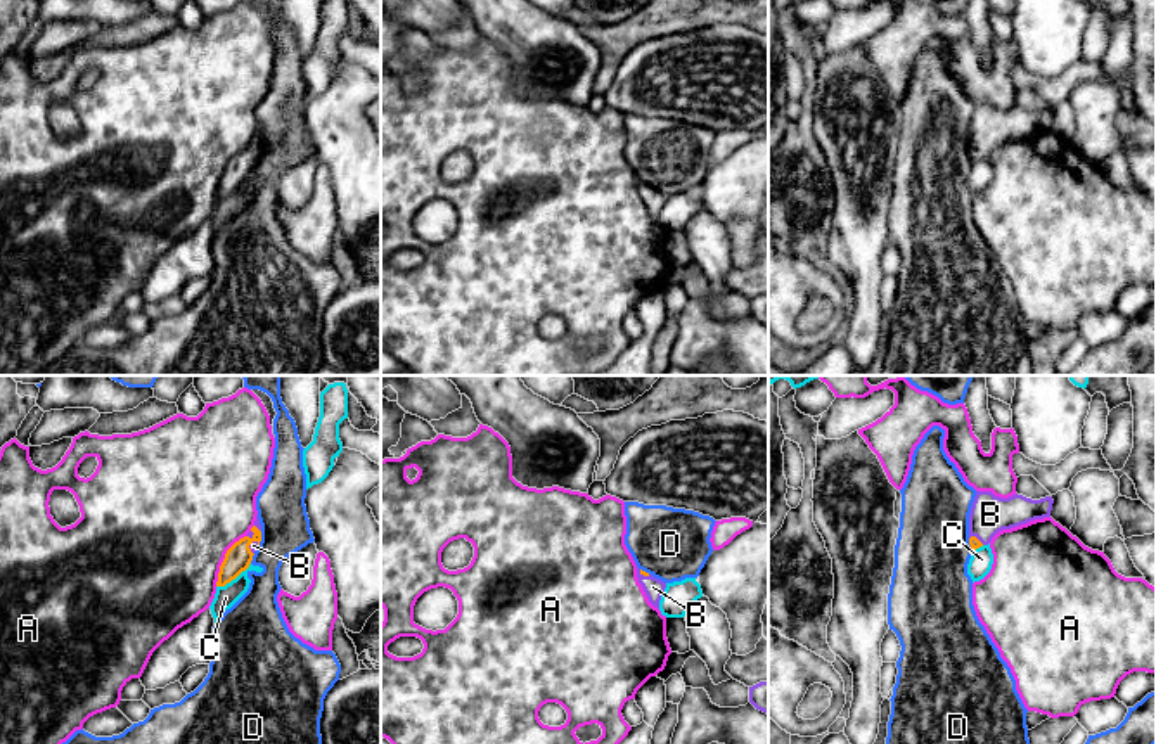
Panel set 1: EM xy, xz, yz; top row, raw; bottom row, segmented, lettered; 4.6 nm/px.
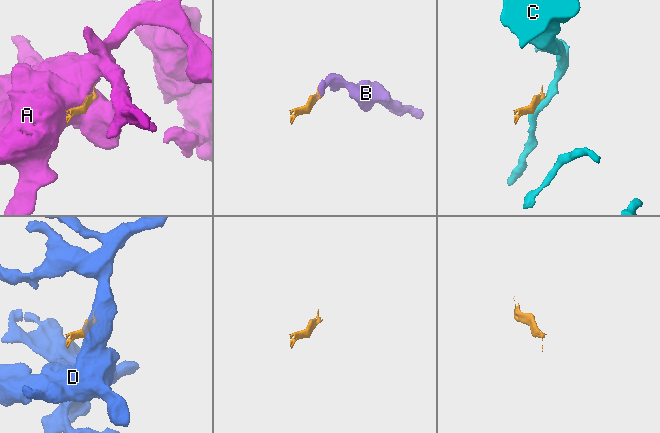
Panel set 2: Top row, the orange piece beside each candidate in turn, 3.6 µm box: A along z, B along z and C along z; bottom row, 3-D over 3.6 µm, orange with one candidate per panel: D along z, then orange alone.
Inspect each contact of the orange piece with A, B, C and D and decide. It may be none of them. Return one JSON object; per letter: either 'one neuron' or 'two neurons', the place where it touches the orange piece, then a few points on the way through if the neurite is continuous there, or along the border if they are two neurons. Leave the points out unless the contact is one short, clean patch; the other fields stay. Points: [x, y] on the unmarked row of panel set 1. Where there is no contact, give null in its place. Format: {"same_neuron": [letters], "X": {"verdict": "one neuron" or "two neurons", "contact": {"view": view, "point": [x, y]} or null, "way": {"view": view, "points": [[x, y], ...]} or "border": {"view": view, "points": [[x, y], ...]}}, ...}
{"same_neuron": ["B"], "A": {"verdict": "two neurons", "contact": {"view": "xy", "point": [224, 172]}}, "B": {"verdict": "one neuron", "contact": {"view": "xy", "point": [253, 153]}, "way": {"view": "xy", "points": [[239, 168], [253, 153], [253, 158]]}}, "C": {"verdict": "two neurons", "contact": {"view": "xy", "point": [234, 191]}, "border": {"view": "xy", "points": [[250, 175], [234, 191], [217, 199]]}}, "D": {"verdict": "two neurons", "contact": {"view": "xy", "point": [260, 151]}}}

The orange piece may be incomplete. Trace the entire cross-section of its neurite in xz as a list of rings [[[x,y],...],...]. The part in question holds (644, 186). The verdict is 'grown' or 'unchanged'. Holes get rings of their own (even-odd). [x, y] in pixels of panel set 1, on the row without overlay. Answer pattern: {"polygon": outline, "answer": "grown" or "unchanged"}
{"polygon": [[[637,180],[637,190],[639,190],[639,196],[642,197],[649,215],[659,221],[659,213],[666,201],[666,196],[639,180]]], "answer": "grown"}

